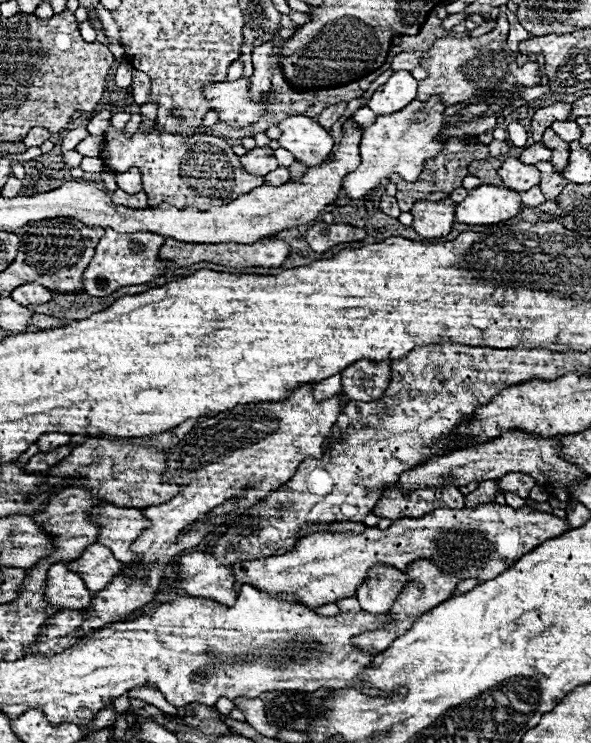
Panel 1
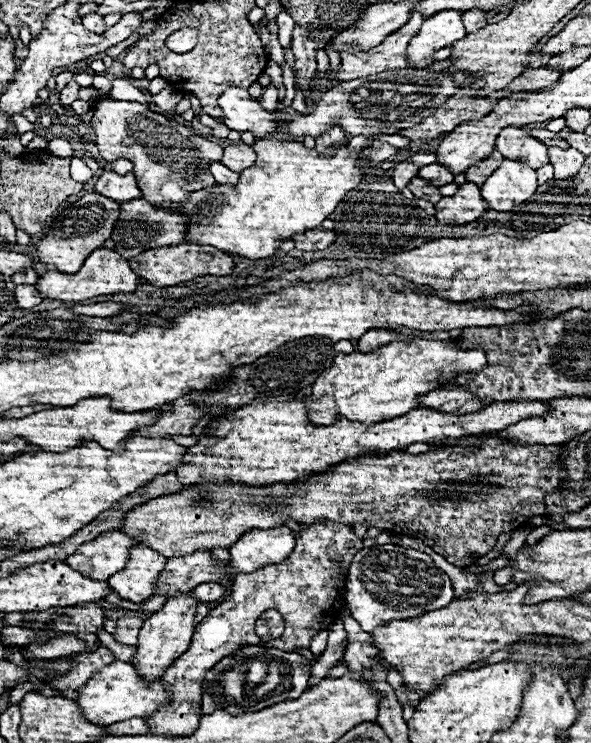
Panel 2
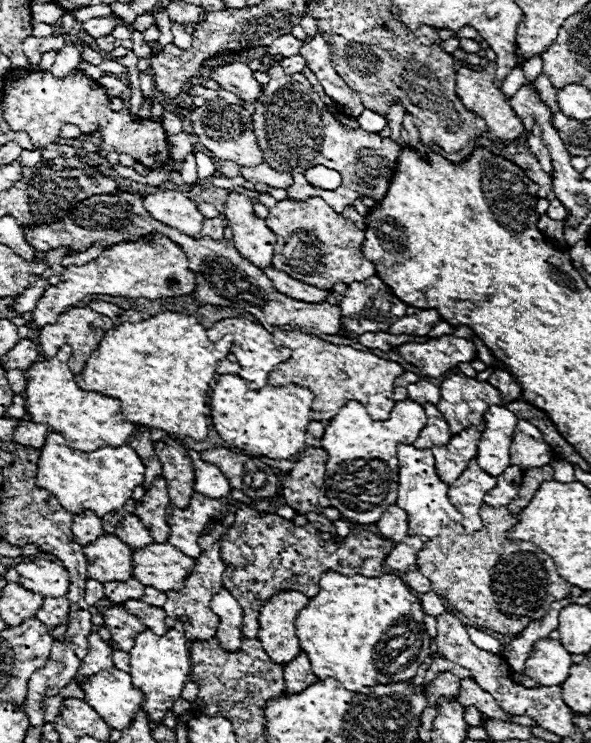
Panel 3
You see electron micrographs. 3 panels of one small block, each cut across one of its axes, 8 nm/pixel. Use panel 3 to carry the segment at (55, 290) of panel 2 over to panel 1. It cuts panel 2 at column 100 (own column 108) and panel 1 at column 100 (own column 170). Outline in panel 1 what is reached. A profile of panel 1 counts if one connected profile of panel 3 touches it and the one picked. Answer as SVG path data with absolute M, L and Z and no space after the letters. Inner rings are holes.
M106 228L104 238L98 242L95 255L84 271L84 292L90 296L110 296L122 286L154 282L168 270L166 262L158 258L158 248L164 244L164 240L164 236L152 232L118 234L112 228Z

